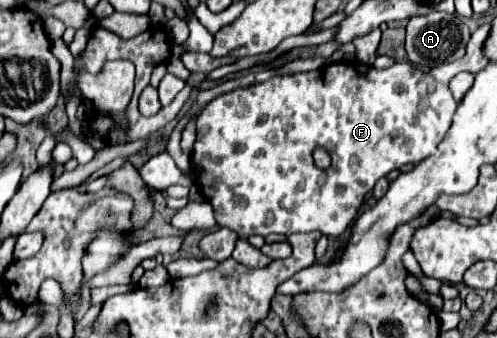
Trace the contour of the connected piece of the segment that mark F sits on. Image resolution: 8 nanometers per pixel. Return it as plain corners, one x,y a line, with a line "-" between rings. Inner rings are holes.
359,61
351,63
331,63
321,67
319,71
307,71
307,73
295,73
295,75
285,75
285,77
273,77
263,83
249,85
245,89
235,89
229,93
223,93
209,101
205,109
197,117
197,141
193,147
193,161
203,169
203,173
197,177
197,183
201,187
201,193
205,199
213,205
215,209
215,221
221,227
229,227
239,233
239,237
251,237
251,235
269,235
269,233
311,233
311,231
321,231
325,235
341,235
347,231
347,227
355,221
359,207
365,199
365,195
375,187
375,183
391,173
393,169
399,169
409,163
419,163
431,151
441,143
445,133
449,131
453,113
455,113
457,101
453,99
453,93
447,85
437,83
429,73
419,71
411,63
395,63
387,69
375,69
371,65
363,65
-
323,147
331,155
331,167
329,169
319,169
313,163
313,149

